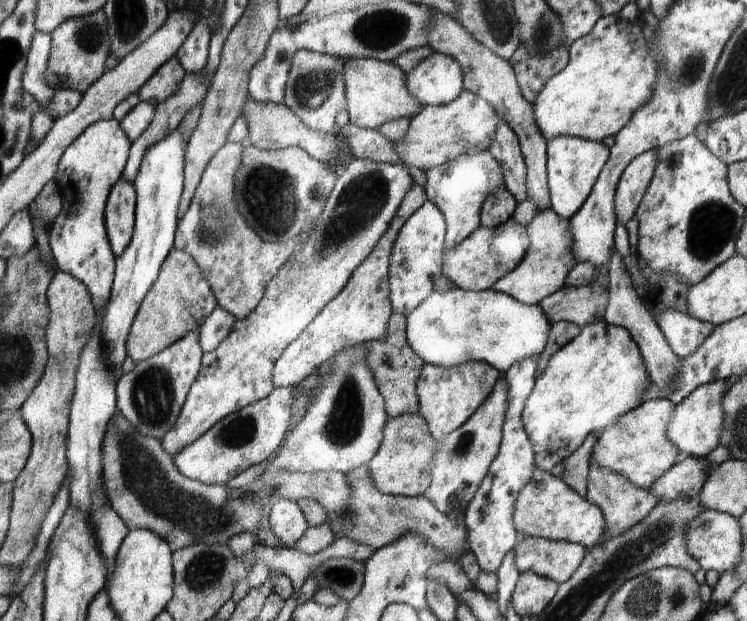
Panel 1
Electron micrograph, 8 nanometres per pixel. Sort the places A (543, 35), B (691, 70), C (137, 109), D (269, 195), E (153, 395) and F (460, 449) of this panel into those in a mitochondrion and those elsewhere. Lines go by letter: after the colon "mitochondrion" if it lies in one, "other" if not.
A: mitochondrion
B: mitochondrion
C: other
D: mitochondrion
E: mitochondrion
F: mitochondrion

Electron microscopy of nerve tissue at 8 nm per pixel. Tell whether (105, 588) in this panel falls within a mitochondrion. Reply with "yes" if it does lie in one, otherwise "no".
no

